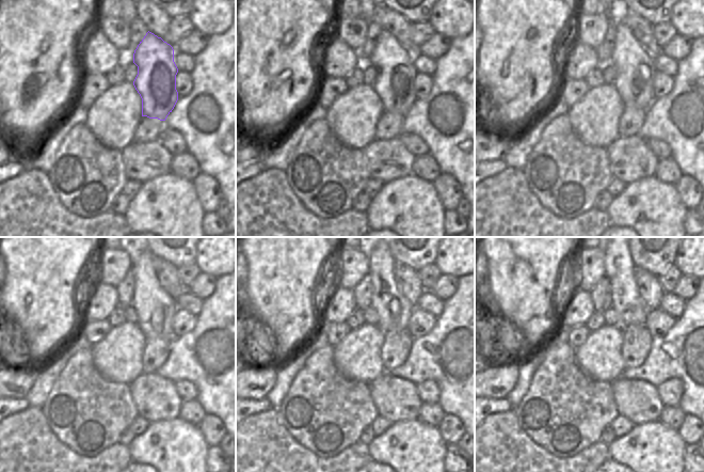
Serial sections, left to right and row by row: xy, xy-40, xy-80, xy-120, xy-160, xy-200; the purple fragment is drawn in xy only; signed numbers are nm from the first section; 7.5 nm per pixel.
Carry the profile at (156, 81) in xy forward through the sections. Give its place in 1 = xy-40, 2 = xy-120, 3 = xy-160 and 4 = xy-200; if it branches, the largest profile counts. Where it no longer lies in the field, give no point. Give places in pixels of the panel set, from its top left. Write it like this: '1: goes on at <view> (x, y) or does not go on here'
1: goes on at xy-40 (395, 83)
2: goes on at xy-120 (155, 308)
3: goes on at xy-160 (394, 311)
4: goes on at xy-200 (619, 268)

